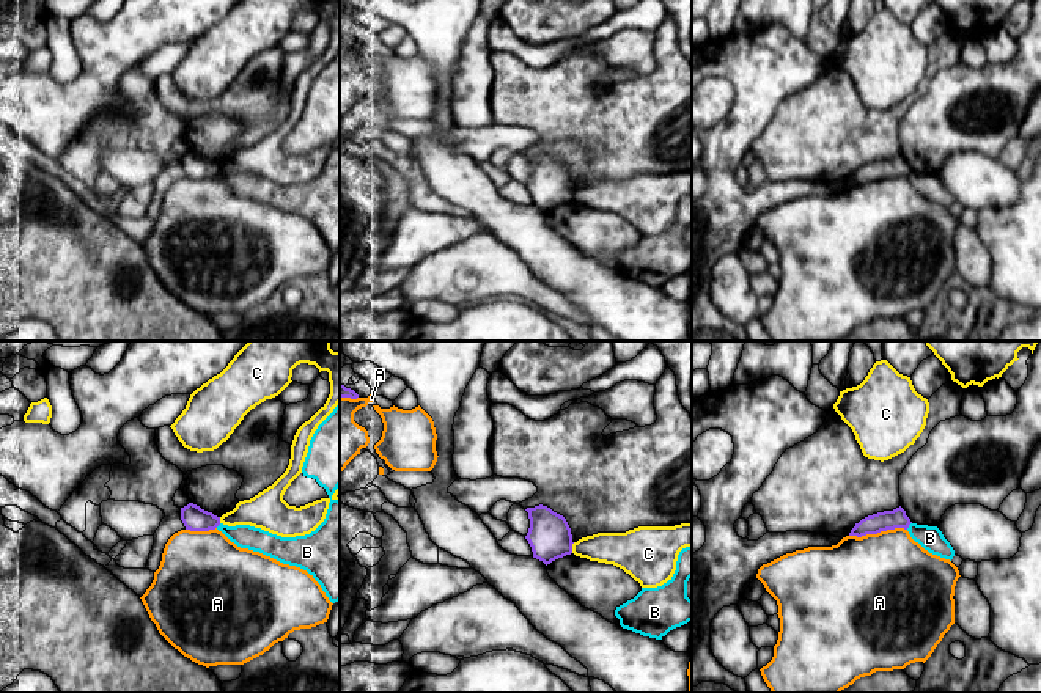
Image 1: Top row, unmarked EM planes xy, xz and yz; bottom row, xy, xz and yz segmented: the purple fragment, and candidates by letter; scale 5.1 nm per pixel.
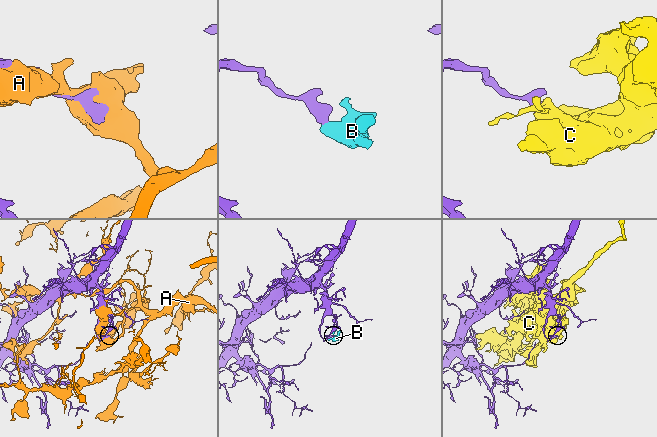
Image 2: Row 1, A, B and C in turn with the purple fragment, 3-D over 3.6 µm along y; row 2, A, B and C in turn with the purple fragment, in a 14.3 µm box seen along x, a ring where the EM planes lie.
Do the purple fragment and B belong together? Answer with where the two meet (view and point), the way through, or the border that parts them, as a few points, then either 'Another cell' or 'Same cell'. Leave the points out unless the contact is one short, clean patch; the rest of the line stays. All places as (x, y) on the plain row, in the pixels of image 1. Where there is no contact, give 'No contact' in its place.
Touches purple at yz (909, 172). Boundary: yz (911, 170), (906, 176). Another cell

